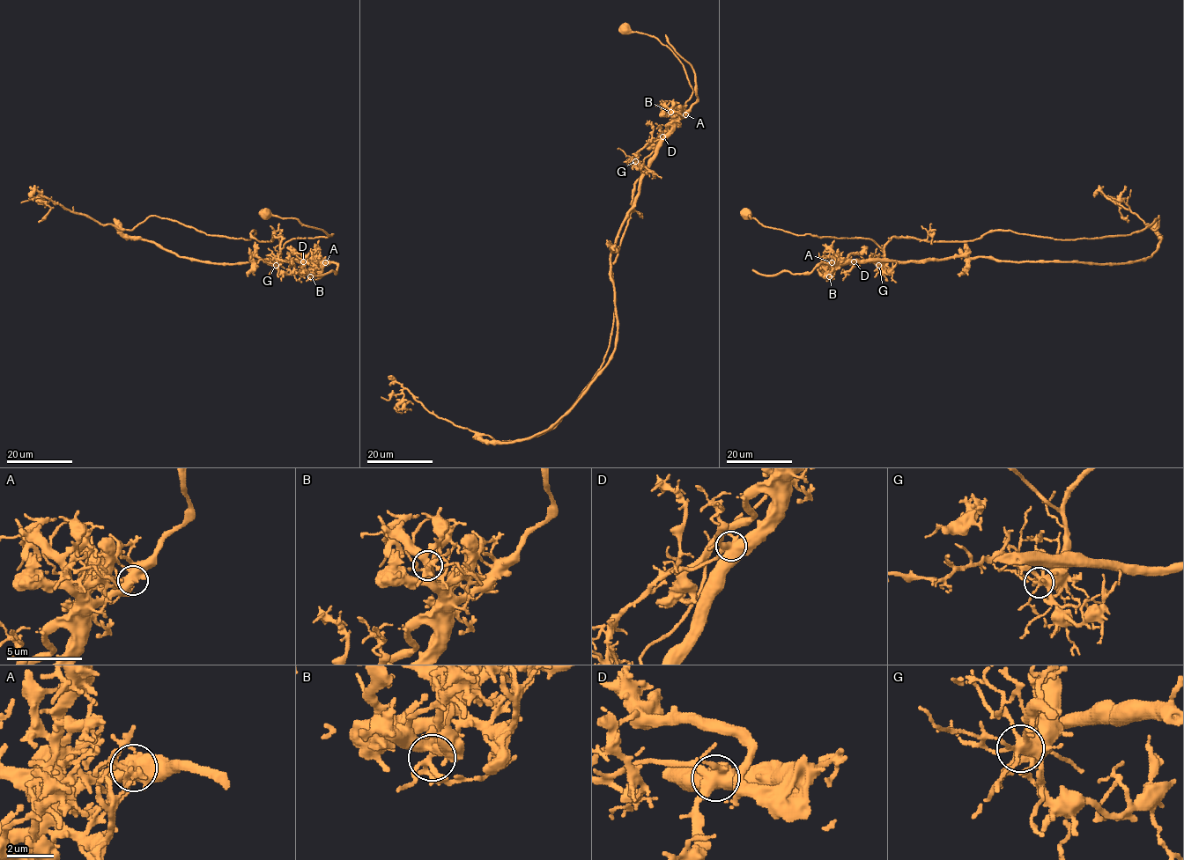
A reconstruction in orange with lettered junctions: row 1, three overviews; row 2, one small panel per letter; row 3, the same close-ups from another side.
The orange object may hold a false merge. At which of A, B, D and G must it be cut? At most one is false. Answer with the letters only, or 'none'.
D

